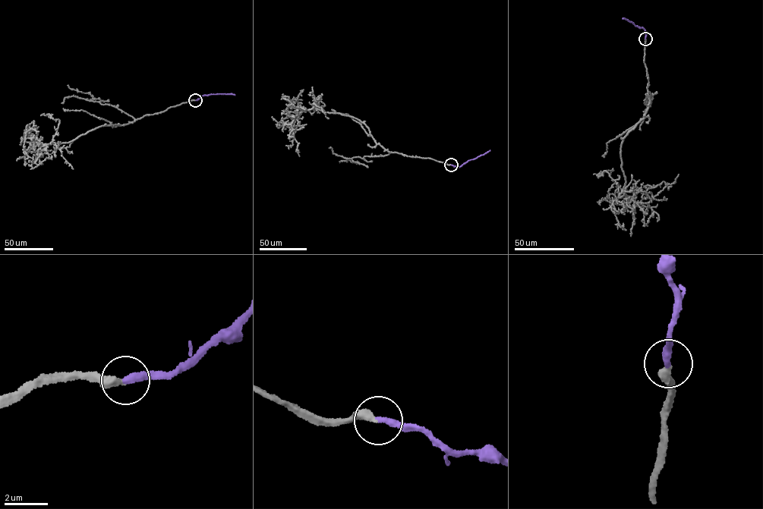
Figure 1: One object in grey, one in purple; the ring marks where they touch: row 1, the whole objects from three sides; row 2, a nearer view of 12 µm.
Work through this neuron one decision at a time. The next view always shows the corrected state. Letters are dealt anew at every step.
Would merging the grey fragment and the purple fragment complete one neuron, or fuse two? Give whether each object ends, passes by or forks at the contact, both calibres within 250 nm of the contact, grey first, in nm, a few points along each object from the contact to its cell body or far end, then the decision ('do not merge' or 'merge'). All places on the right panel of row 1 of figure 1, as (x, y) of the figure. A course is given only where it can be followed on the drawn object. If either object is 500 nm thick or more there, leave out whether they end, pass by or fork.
grey ends there; purple ends there; 400 nm thick on the grey side, 320 nm on the other; grey runs (645, 39), (649, 105), (621, 145), (625, 180), (619, 196), (630, 199), (629, 205), (612, 204), (623, 223); purple runs (645, 39), (642, 27), (622, 18); merge

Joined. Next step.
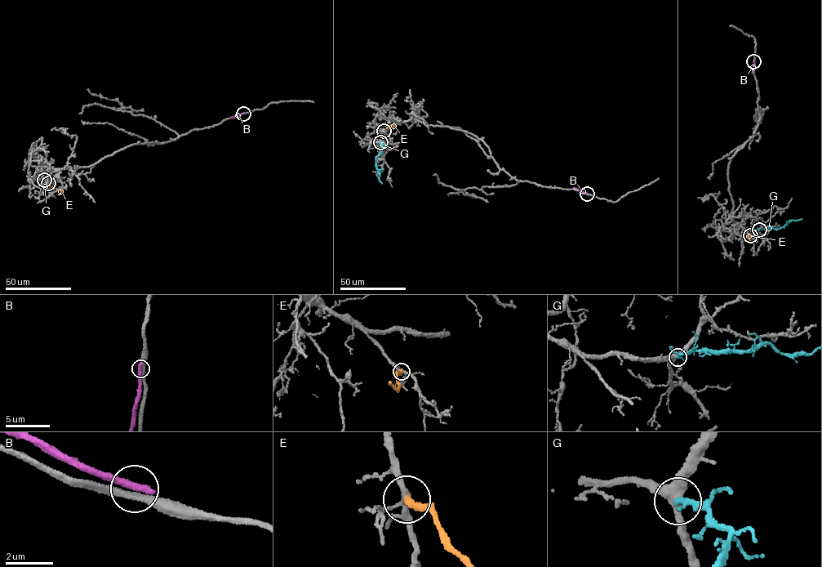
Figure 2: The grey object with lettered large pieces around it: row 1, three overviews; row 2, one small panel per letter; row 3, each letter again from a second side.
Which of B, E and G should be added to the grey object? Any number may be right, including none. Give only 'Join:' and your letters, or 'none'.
Join: none

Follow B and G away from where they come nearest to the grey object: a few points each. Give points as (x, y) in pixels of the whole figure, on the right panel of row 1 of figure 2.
B: (753, 61), (752, 73)
G: (759, 229), (779, 229), (789, 220), (802, 219)

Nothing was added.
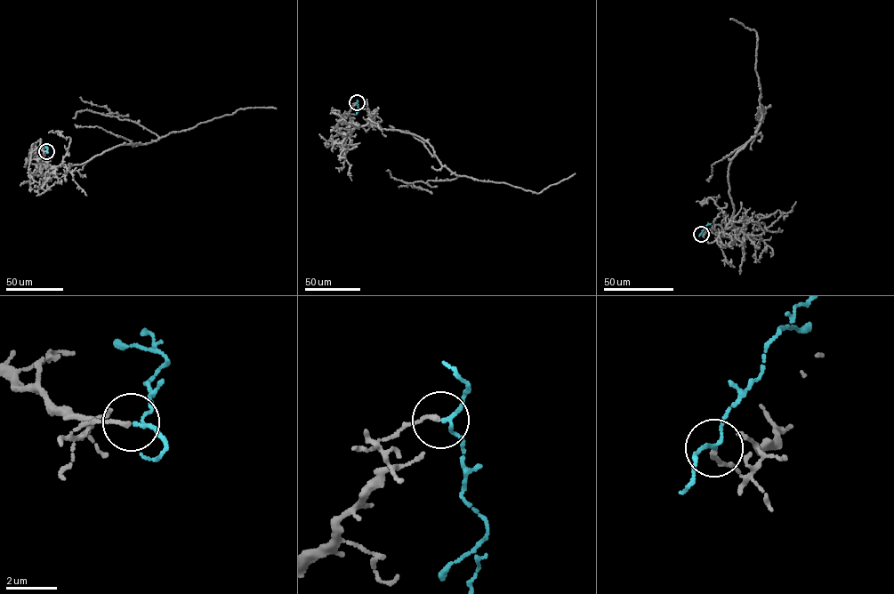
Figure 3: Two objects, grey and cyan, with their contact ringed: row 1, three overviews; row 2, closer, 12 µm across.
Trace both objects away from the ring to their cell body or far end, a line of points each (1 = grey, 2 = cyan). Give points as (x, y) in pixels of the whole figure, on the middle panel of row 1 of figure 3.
1: (357, 102), (336, 126), (353, 129), (370, 118), (382, 128), (414, 133), (456, 174), (537, 193), (575, 173)
2: (357, 102), (356, 115)

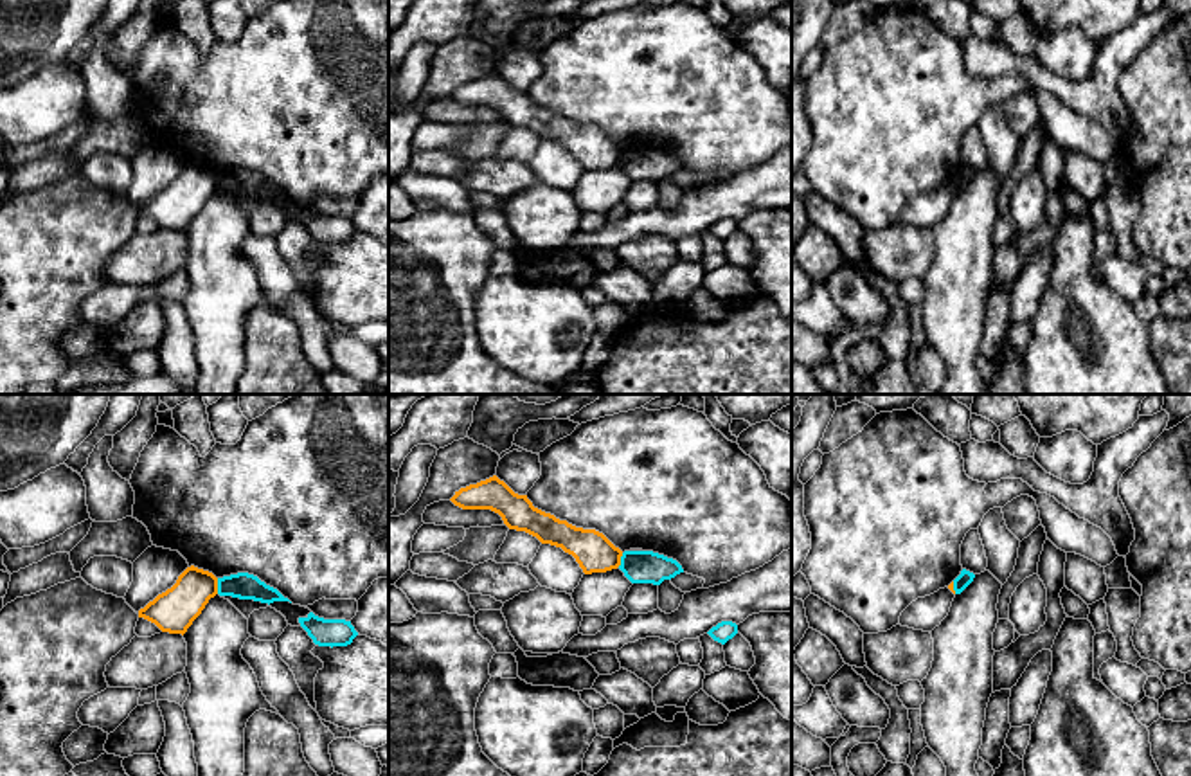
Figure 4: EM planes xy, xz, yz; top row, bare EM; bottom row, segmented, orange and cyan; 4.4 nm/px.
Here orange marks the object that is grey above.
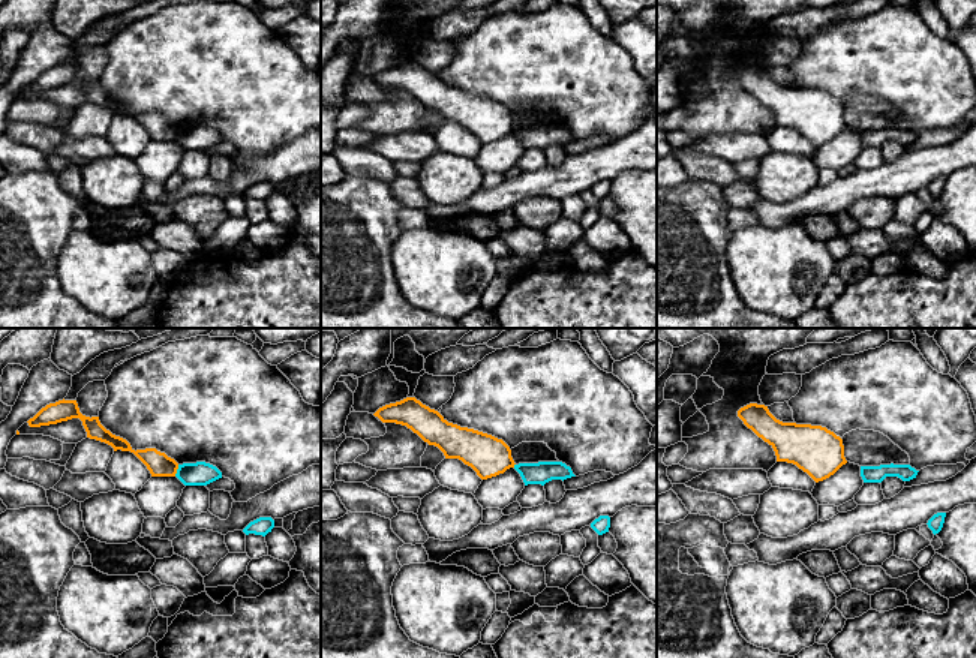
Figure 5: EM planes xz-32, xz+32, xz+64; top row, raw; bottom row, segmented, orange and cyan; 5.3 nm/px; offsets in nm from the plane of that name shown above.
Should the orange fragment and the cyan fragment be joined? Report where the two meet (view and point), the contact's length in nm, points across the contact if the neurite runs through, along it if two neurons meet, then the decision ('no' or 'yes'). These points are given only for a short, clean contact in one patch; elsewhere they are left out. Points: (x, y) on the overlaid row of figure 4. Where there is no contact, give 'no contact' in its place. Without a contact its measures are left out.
contact xy (216, 586); length 70 nm; border xy (216, 578), (218, 593); no

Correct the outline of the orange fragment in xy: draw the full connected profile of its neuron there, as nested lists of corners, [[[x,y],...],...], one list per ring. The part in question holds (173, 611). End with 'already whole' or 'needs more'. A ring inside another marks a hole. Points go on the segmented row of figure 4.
[[[191,565],[171,589],[140,609],[139,618],[155,623],[162,632],[184,636],[216,594],[218,578]]]; already whole

